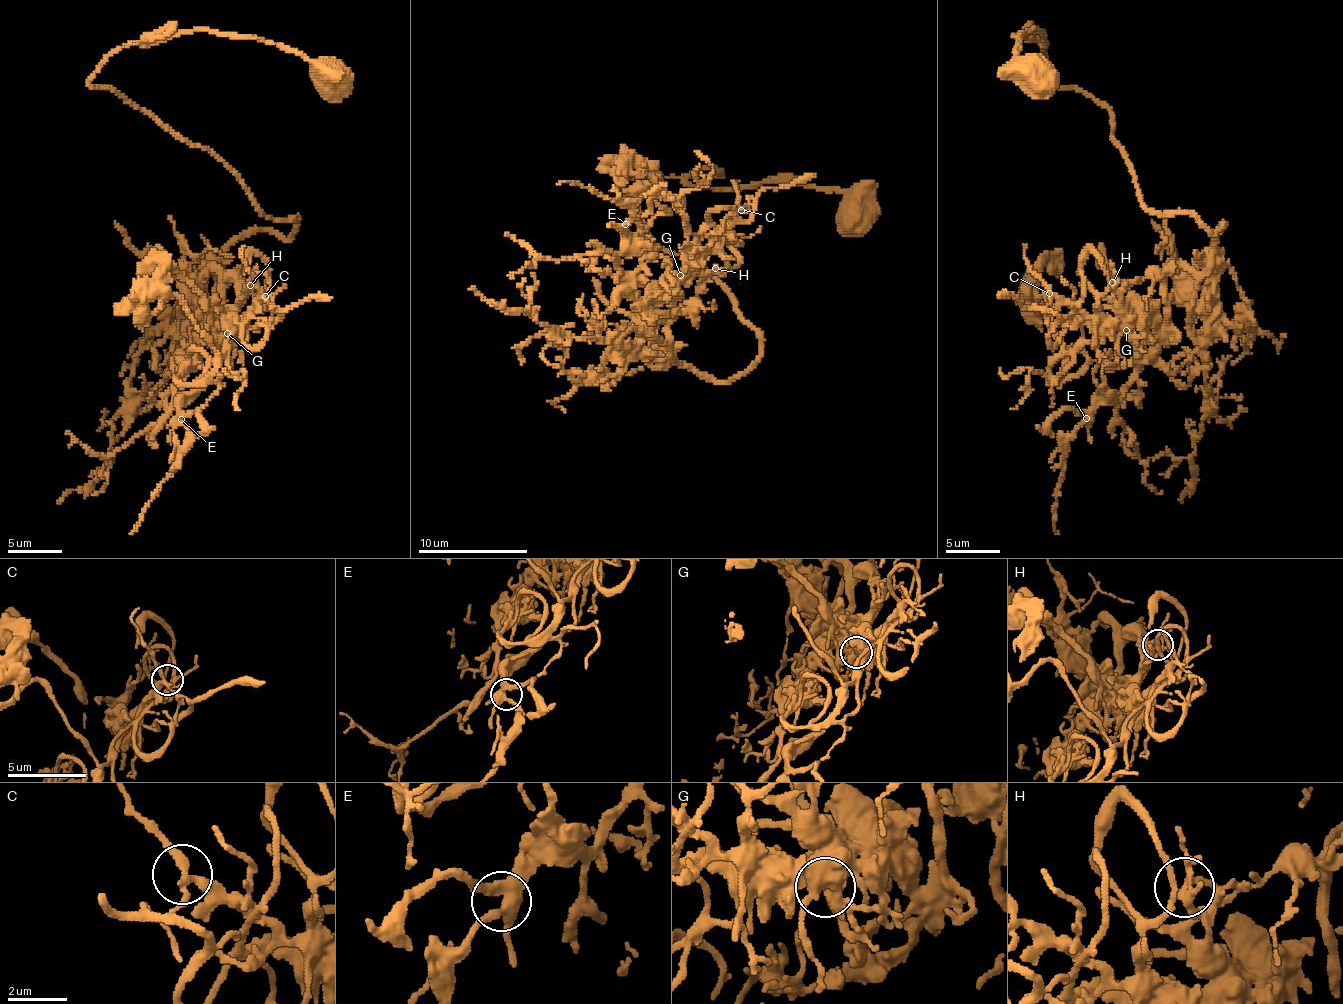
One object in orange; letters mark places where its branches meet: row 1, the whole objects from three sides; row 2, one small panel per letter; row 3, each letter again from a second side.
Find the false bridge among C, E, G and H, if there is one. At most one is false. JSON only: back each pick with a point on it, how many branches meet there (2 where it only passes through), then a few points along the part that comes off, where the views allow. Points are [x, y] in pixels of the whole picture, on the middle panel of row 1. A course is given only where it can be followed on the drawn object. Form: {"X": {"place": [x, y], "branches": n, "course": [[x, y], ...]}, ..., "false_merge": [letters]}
{"H": {"place": [715, 268], "branches": 4, "course": [[715, 268], [727, 265], [724, 240], [738, 240], [712, 226], [692, 234], [643, 172], [653, 167], [623, 192]]}, "false_merge": ["H"]}

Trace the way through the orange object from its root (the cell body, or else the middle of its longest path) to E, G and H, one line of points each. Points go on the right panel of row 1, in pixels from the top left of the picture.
E: (1033, 74), (1016, 42), (1041, 30), (1148, 209), (1226, 225), (1202, 272), (1167, 270), (1163, 341), (1086, 418)
G: (1033, 74), (1016, 42), (1041, 30), (1148, 209), (1226, 225), (1202, 272), (1122, 294), (1126, 330)
H: (1033, 74), (1016, 42), (1041, 30), (1050, 78), (1108, 110), (1148, 209), (1226, 225), (1202, 272), (1112, 283)

